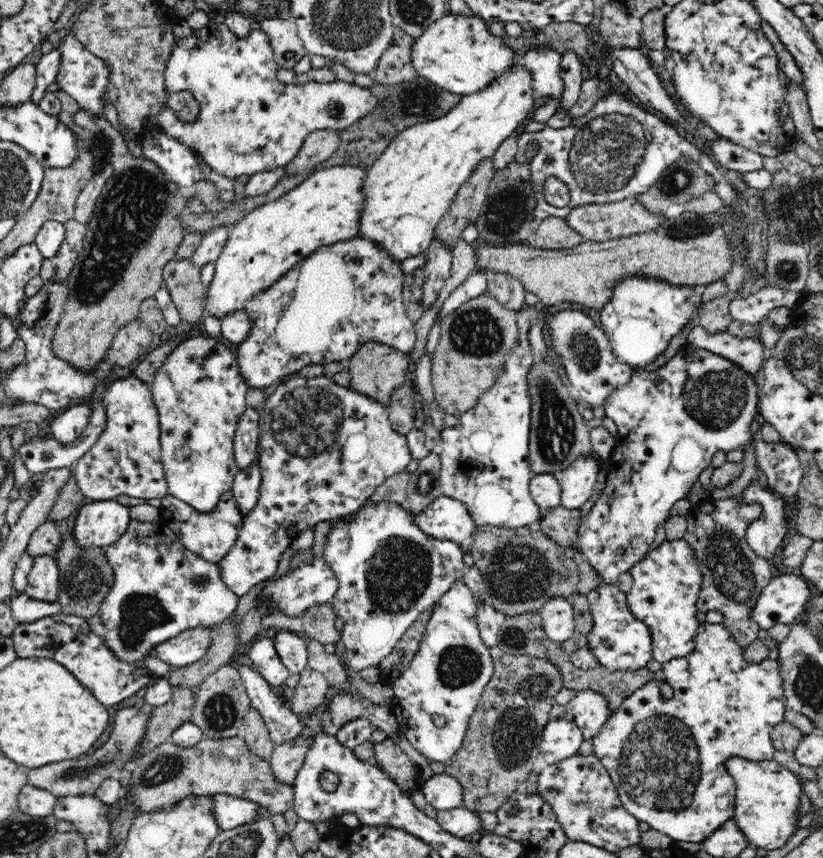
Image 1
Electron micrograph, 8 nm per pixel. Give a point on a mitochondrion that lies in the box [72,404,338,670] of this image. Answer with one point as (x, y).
(141, 614)

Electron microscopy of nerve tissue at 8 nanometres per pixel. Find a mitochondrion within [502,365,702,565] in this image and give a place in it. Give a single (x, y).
(557, 428)

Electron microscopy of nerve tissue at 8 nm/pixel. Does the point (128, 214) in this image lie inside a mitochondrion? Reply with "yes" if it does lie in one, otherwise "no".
yes

